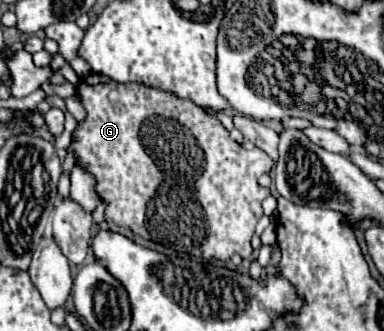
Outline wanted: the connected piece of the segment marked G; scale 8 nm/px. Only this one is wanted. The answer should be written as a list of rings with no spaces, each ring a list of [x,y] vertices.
[[[90,72],[88,76],[84,76],[78,84],[78,98],[86,110],[86,118],[82,122],[78,122],[78,126],[72,132],[72,144],[68,146],[68,152],[74,154],[76,162],[82,164],[96,180],[96,192],[100,196],[100,200],[106,204],[106,222],[108,224],[116,224],[122,228],[130,228],[134,234],[138,234],[144,240],[154,240],[160,242],[172,250],[178,252],[188,252],[192,256],[200,256],[200,258],[218,258],[218,260],[230,260],[232,254],[240,254],[242,258],[248,258],[252,254],[252,246],[250,246],[250,238],[254,236],[254,228],[256,222],[262,216],[262,200],[270,194],[268,188],[262,188],[258,184],[258,178],[262,174],[268,174],[274,166],[274,162],[270,160],[270,156],[258,148],[252,150],[244,150],[236,140],[230,138],[230,132],[220,124],[220,120],[216,120],[214,116],[210,116],[208,112],[204,112],[200,106],[194,106],[192,102],[174,98],[172,94],[162,94],[162,90],[150,90],[146,86],[138,86],[138,84],[120,84],[114,82],[102,74],[94,74]]]

